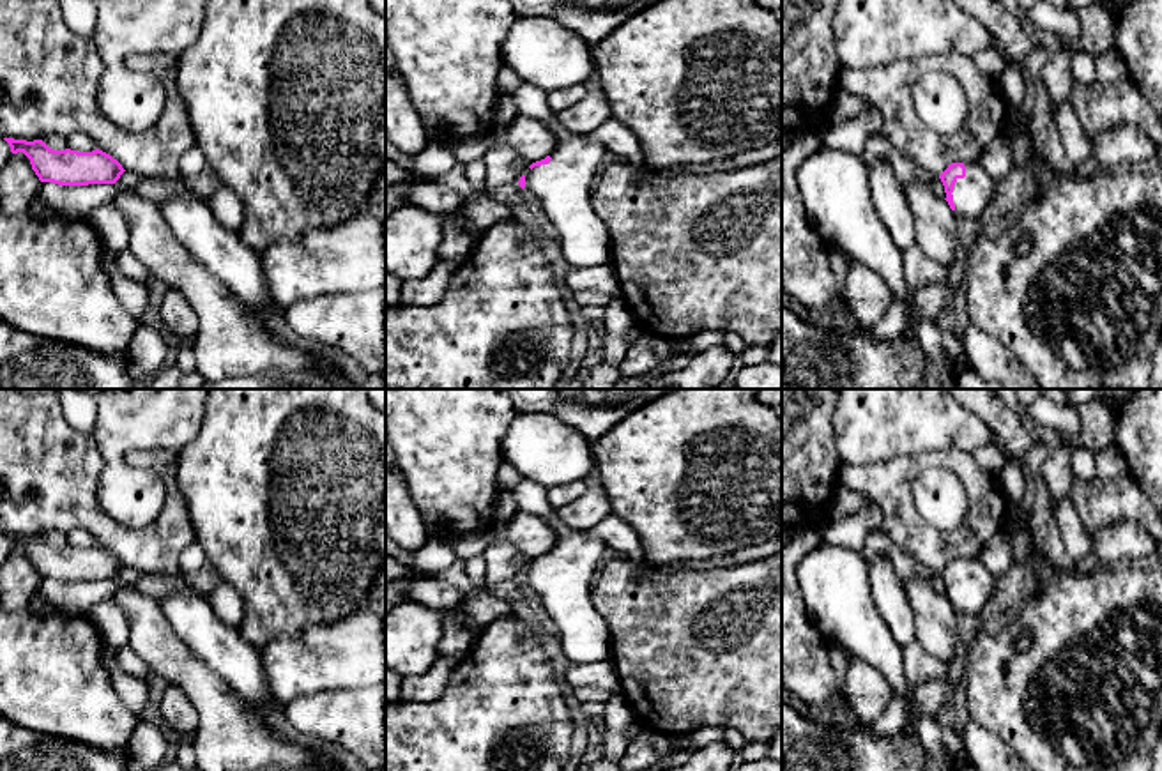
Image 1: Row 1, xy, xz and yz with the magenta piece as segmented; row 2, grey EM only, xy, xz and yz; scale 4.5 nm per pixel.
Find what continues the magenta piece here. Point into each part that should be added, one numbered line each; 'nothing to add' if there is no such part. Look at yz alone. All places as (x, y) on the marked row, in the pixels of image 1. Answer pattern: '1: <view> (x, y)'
1: yz (977, 195)

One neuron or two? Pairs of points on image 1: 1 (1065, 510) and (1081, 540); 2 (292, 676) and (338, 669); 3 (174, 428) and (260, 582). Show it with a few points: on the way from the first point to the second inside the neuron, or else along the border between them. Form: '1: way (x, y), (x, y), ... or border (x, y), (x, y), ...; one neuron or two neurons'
1: way (1065, 517), (1074, 533); one neuron
2: way (303, 669), (328, 669); one neuron
3: border (204, 409), (200, 430), (177, 453); two neurons

